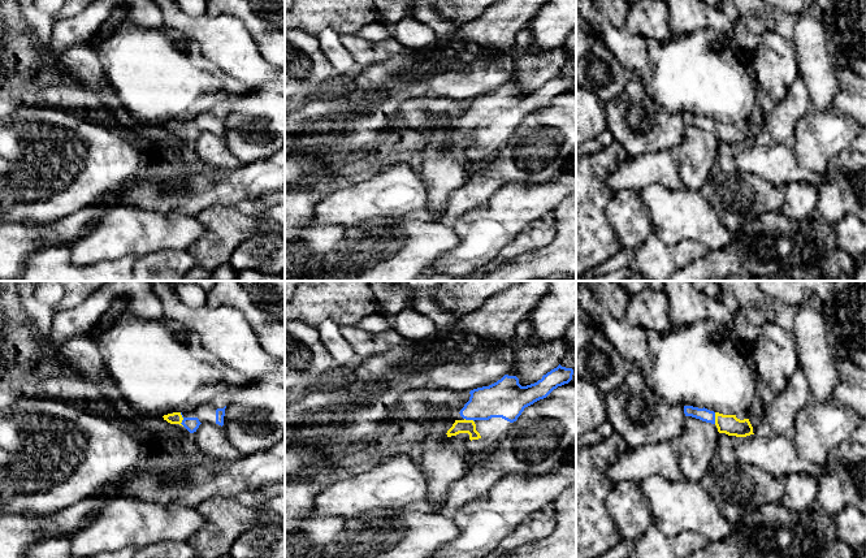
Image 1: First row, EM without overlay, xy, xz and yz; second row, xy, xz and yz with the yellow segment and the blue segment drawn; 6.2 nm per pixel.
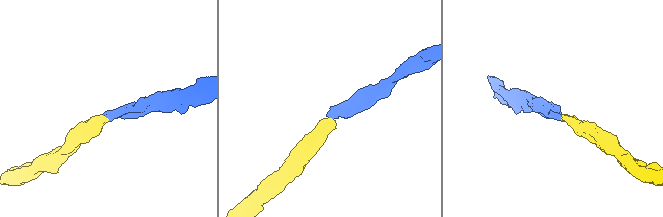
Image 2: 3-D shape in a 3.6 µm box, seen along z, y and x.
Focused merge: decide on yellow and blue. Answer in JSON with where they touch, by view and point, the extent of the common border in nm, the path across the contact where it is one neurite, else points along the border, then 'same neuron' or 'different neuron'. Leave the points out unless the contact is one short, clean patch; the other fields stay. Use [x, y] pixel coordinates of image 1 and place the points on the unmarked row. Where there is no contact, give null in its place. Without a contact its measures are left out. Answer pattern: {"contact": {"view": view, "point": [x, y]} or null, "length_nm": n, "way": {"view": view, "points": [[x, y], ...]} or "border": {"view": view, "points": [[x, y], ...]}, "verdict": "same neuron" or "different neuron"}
{"contact": {"view": "xy", "point": [182, 128]}, "length_nm": 90, "way": {"view": "xy", "points": [[176, 126], [182, 128], [191, 133]]}, "verdict": "same neuron"}

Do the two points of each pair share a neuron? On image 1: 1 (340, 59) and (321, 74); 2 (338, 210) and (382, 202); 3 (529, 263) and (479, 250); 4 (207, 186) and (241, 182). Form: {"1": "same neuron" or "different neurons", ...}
{"1": "different neurons", "2": "same neuron", "3": "different neurons", "4": "same neuron"}

